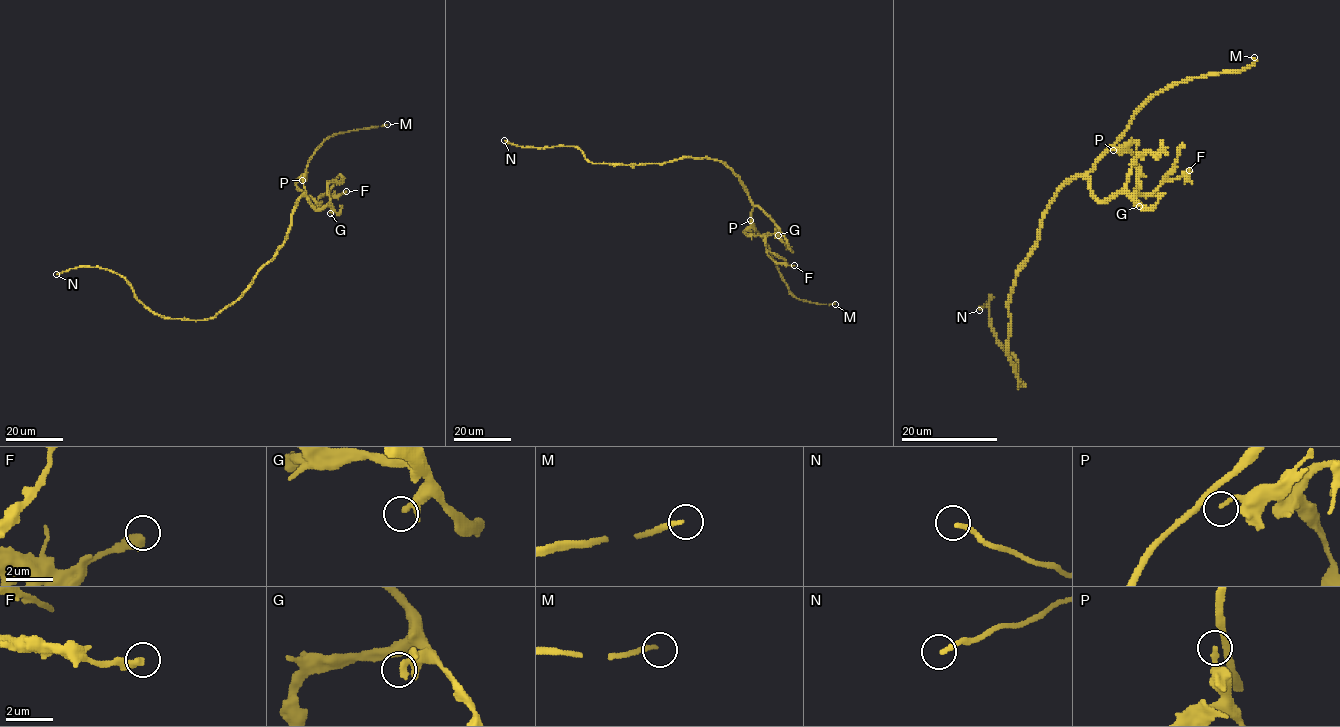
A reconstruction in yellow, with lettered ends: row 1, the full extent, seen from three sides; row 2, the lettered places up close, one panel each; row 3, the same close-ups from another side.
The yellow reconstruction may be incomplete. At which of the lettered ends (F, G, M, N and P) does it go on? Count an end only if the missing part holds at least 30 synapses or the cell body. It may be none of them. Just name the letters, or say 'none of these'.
M

